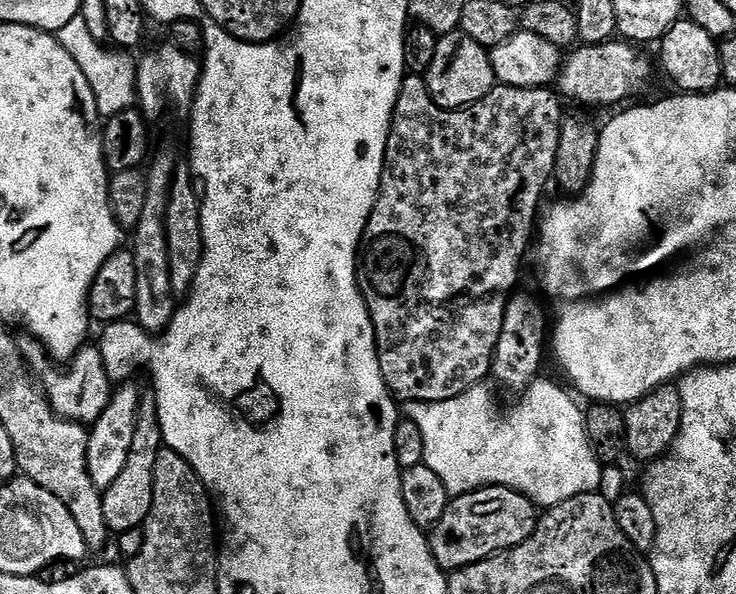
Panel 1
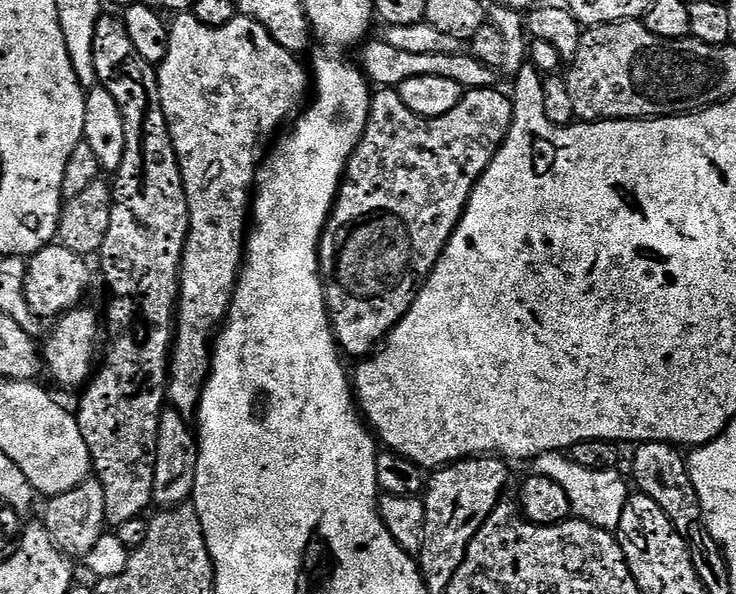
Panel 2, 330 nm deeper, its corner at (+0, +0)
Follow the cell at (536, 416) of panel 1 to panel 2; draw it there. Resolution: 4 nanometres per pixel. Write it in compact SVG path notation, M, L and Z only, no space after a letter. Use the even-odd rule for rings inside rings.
M544 452L531 461L531 471L542 478L550 478L550 482L558 482L562 490L566 490L566 498L570 498L573 513L579 519L590 522L599 528L619 529L622 522L622 510L626 506L630 489L629 481L619 475L616 470L586 470L586 466L578 466L571 455L564 452Z

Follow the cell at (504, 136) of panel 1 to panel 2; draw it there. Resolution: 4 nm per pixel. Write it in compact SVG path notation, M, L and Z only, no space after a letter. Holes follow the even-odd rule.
M495 87L473 88L465 91L464 97L450 110L450 114L441 116L419 116L414 114L402 102L399 91L394 88L380 88L372 99L372 118L368 125L367 132L356 149L355 156L348 159L348 171L344 177L343 184L340 185L338 203L332 210L332 215L328 221L327 231L336 232L336 288L340 291L340 297L334 300L334 327L336 329L336 339L343 351L349 357L367 358L377 351L378 345L387 337L388 333L396 327L396 323L412 309L412 303L416 301L424 286L425 280L432 275L436 263L440 260L440 255L444 253L444 247L448 245L448 240L452 237L452 232L460 225L460 219L464 217L464 208L468 205L468 199L476 189L476 184L480 181L480 176L490 166L490 162L496 157L496 151L504 144L506 134L512 125L512 102L507 95L496 92Z

